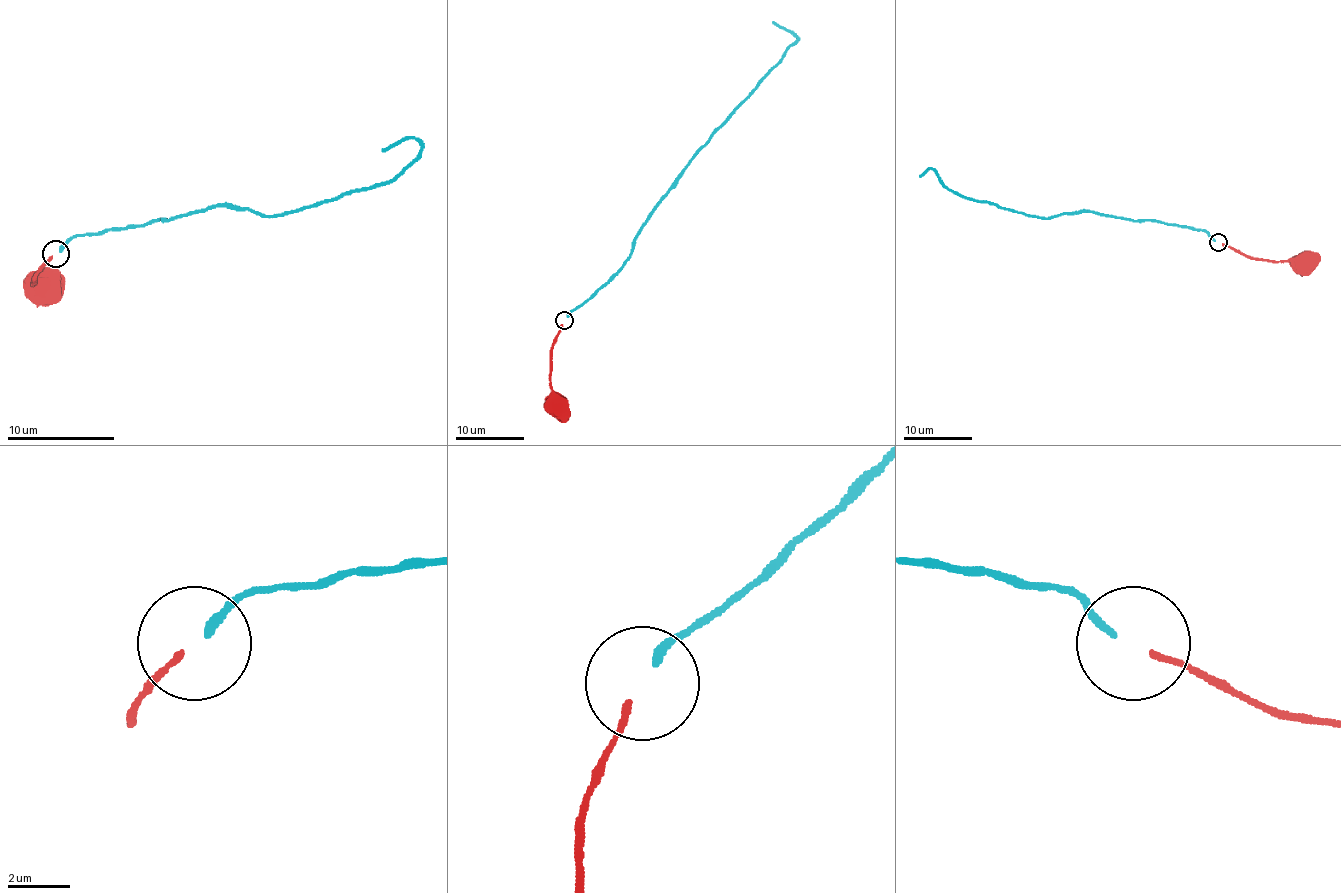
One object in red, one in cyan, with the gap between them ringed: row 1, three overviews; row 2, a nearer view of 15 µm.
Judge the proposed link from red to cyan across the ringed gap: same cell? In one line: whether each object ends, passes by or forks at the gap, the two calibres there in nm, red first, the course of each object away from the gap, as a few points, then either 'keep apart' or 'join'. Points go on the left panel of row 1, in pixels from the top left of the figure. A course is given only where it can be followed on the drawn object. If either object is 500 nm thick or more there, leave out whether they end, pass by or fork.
red ends; cyan ends; calibres 220 and 260 nm; course red (51, 256), (32, 283), (43, 275), (46, 283); course cyan (59, 251), (80, 235), (211, 205), (284, 213), (391, 181), (420, 144), (401, 139), (383, 152); join

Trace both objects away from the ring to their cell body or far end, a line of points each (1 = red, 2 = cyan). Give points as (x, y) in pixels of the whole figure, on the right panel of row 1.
1: (1222, 244), (1247, 256), (1270, 261), (1295, 261), (1302, 256), (1304, 261)
2: (1215, 240), (1205, 230), (1092, 211), (1033, 216), (959, 196), (928, 169), (920, 177)

